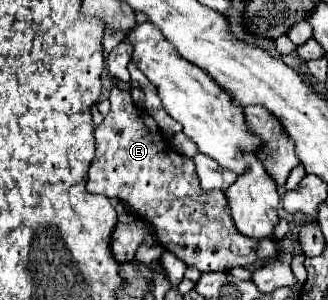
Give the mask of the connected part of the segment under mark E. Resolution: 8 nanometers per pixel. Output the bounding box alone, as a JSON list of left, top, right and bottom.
[86,86,268,272]

